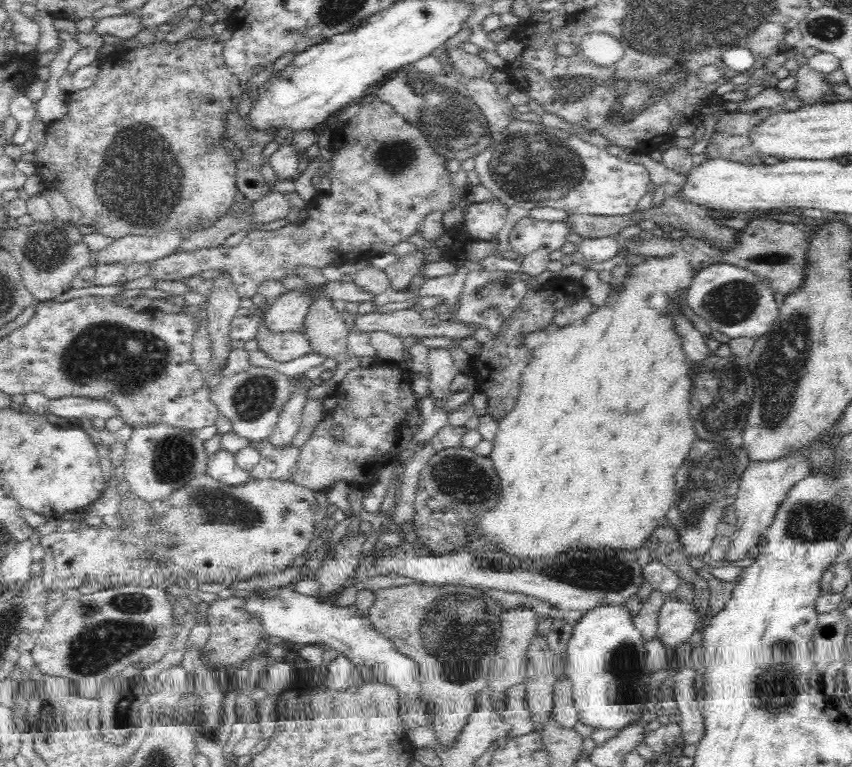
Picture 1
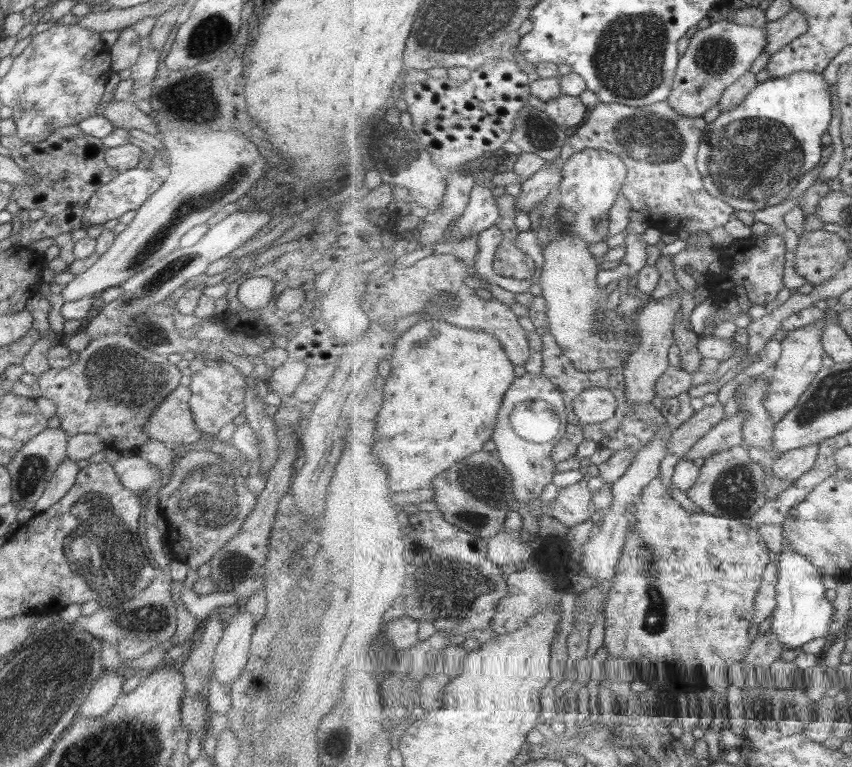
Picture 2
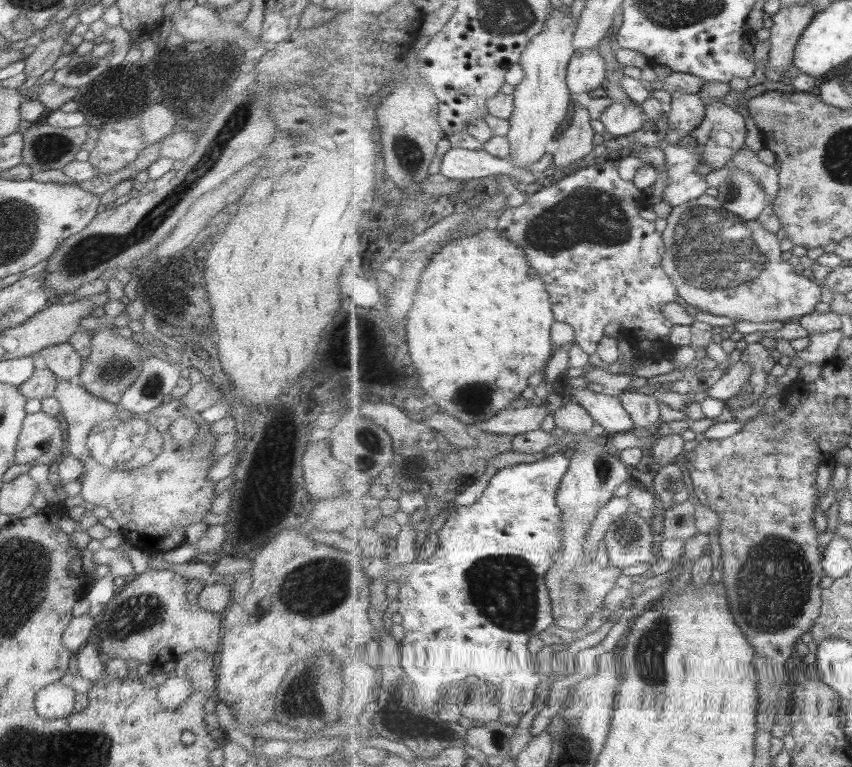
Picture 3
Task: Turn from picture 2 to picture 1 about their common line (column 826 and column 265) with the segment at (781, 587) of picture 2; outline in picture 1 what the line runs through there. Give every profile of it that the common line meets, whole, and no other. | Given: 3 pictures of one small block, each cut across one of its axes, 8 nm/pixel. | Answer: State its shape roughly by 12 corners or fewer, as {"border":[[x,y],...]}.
{"border":[[291,586],[248,590],[243,625],[326,645],[399,691],[404,730],[429,726],[418,666],[361,618]]}

